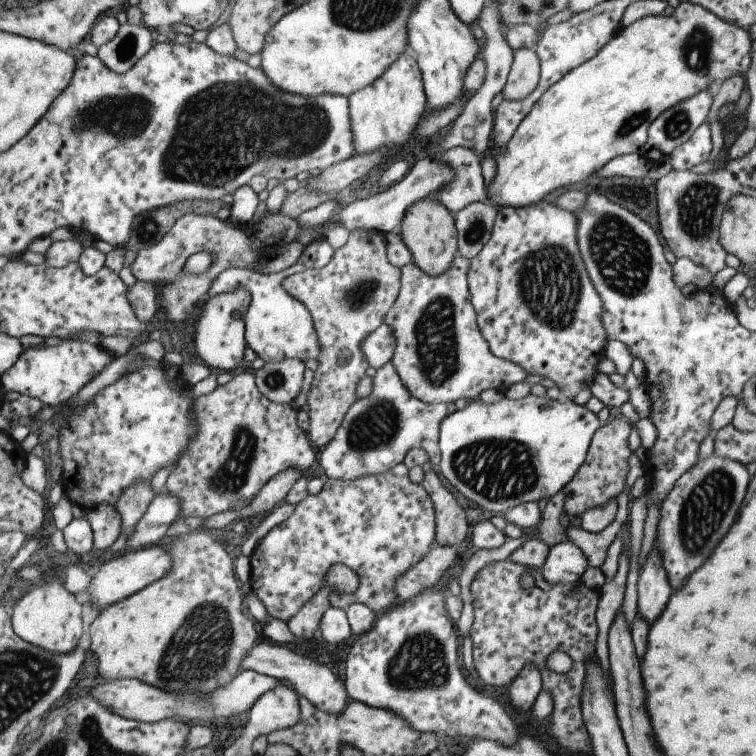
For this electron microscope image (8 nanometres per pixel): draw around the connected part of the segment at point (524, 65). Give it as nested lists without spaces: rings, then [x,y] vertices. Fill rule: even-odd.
[[[536,49],[515,50],[516,56],[509,82],[504,90],[506,99],[520,100],[530,96],[540,86],[541,58]]]

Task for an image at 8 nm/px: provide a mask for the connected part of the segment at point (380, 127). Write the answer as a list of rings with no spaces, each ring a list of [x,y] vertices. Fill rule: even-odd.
[[[402,54],[398,62],[372,84],[350,97],[350,118],[356,134],[356,154],[376,152],[382,146],[410,146],[422,118],[429,113],[425,73],[412,54]]]

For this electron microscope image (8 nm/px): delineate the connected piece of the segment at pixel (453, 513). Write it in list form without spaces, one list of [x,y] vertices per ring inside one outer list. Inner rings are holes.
[[[428,461],[423,466],[423,470],[425,479],[422,483],[430,492],[437,508],[438,545],[463,546],[471,536],[470,522],[468,522],[468,514],[464,506],[460,510],[458,498],[446,488],[435,464]]]

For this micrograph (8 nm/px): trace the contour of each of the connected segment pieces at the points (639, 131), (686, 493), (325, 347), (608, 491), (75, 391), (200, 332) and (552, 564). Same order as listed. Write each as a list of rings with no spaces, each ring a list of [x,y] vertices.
[[[680,2],[680,4],[674,8],[674,14],[672,16],[660,16],[652,15],[644,16],[636,22],[632,22],[630,26],[624,27],[616,38],[609,41],[602,51],[598,52],[593,59],[587,60],[584,64],[573,68],[572,72],[569,72],[564,79],[558,80],[558,84],[550,88],[548,92],[542,97],[542,100],[538,102],[537,107],[534,108],[529,118],[521,124],[518,128],[514,140],[510,142],[510,146],[506,150],[501,151],[500,156],[497,158],[497,174],[494,178],[494,182],[490,184],[488,188],[488,196],[492,200],[493,204],[498,204],[498,207],[514,207],[514,208],[528,208],[528,206],[534,206],[538,202],[542,202],[546,198],[546,194],[554,194],[558,192],[560,188],[566,188],[566,186],[572,186],[572,184],[580,184],[584,180],[588,180],[596,170],[600,170],[606,162],[610,162],[612,158],[617,156],[624,156],[627,154],[638,153],[639,149],[642,149],[642,145],[648,140],[648,131],[650,125],[662,112],[680,104],[682,100],[698,94],[700,90],[715,89],[726,82],[730,76],[745,77],[746,72],[750,66],[752,58],[750,57],[750,49],[752,45],[752,38],[748,29],[742,29],[732,22],[724,22],[722,18],[718,18],[715,14],[712,14],[709,10],[702,8],[690,2]]]
[[[711,455],[697,460],[676,480],[674,488],[662,502],[655,539],[672,590],[676,590],[676,586],[690,576],[694,568],[702,566],[708,552],[712,552],[734,524],[750,477],[744,464]]]
[[[365,228],[351,231],[348,242],[336,251],[328,266],[314,267],[284,280],[284,288],[310,307],[322,340],[320,367],[309,398],[312,415],[309,435],[320,451],[336,439],[350,408],[361,399],[358,388],[371,365],[365,343],[385,323],[400,298],[402,286],[403,269],[390,260],[385,233]]]
[[[619,413],[618,418],[613,418],[610,423],[601,424],[592,437],[588,447],[586,460],[576,472],[574,478],[562,488],[560,493],[565,493],[564,512],[573,522],[578,522],[585,512],[604,506],[608,500],[617,500],[625,491],[628,475],[628,460],[632,454],[628,445],[628,436],[632,430],[626,417]]]
[[[65,342],[60,346],[38,345],[25,350],[20,360],[1,376],[1,381],[5,392],[26,394],[38,398],[44,408],[53,407],[75,398],[114,361],[114,356],[103,345],[88,342]]]
[[[238,288],[236,292],[223,292],[218,296],[211,295],[207,304],[202,308],[200,318],[194,322],[196,326],[191,333],[190,340],[193,341],[194,347],[203,360],[209,366],[210,370],[230,371],[238,370],[238,368],[250,369],[251,365],[246,362],[246,352],[250,351],[246,320],[244,318],[236,318],[236,312],[246,316],[254,296],[248,288]]]
[[[564,540],[553,548],[543,571],[550,584],[574,584],[589,568],[585,552],[570,540]]]

